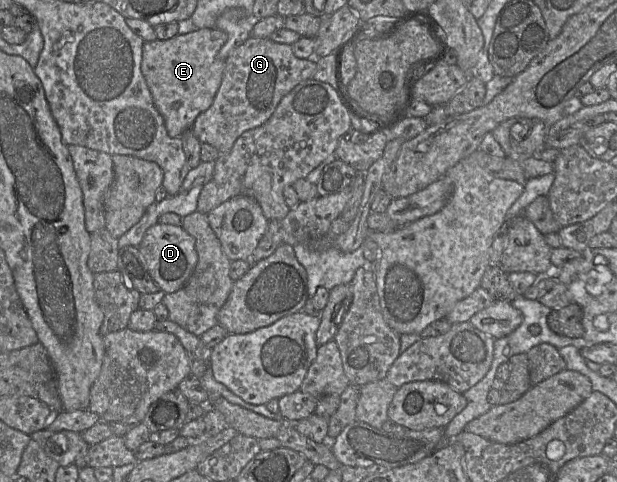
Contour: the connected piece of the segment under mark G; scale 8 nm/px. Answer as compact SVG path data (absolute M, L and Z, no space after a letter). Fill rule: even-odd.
M250 36L244 43L236 47L225 60L223 78L213 103L196 117L191 131L200 143L213 146L220 154L228 153L242 133L267 122L280 100L299 83L311 79L315 70L316 58L300 59L294 55L292 46L289 44L277 43L270 38Z

